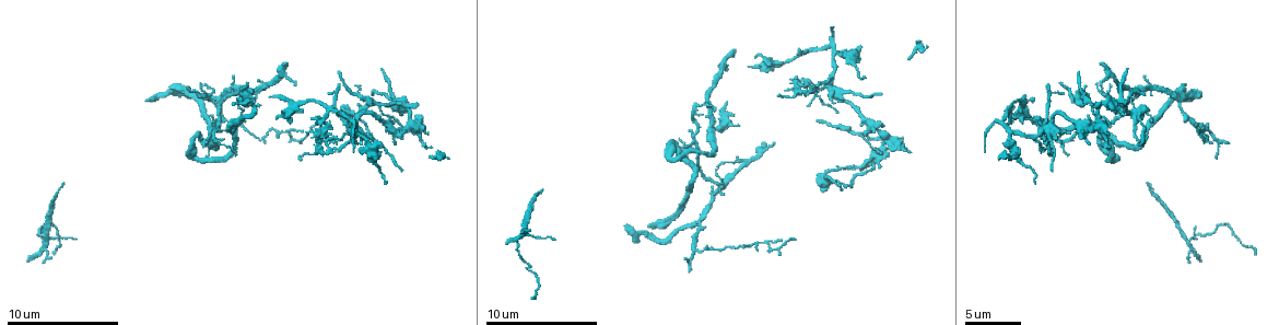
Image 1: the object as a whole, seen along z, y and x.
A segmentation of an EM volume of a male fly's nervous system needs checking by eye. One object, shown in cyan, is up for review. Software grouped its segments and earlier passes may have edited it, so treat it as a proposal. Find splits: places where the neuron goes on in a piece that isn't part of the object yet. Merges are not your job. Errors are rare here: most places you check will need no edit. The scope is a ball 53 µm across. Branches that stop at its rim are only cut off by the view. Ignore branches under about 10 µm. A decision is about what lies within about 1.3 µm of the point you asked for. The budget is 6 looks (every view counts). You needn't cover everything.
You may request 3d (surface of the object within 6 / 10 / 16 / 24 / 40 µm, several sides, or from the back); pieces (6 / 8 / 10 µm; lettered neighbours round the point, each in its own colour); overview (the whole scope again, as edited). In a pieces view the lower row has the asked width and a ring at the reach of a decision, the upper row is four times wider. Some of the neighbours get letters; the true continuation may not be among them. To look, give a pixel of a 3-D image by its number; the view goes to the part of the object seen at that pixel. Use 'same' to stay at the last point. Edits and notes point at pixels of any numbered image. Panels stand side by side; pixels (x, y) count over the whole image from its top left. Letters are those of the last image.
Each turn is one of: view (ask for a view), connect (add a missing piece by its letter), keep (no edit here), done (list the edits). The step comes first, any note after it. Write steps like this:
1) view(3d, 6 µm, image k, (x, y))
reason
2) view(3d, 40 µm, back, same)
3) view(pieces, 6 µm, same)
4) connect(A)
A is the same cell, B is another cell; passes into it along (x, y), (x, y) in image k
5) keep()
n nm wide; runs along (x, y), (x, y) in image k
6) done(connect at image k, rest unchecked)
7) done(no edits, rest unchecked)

view(3d, 6 µm, image 1, (1197, 124))
end of a long branch

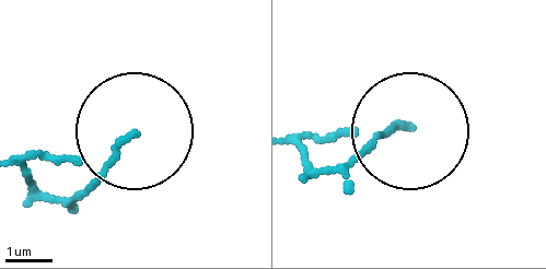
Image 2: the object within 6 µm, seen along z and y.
view(pieces, 8 µm, image 2, (130, 138))
see the neighbours

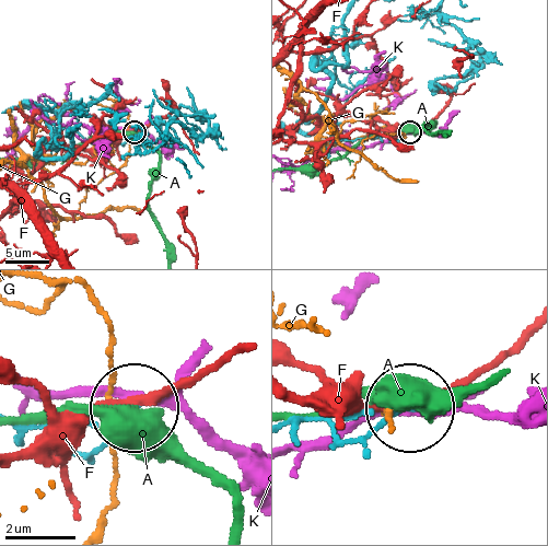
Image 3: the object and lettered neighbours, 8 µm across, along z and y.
keep()
A, F, G and K are other cells; runs along (15, 425), (86, 451), (127, 410) in image 3; no lettered piece goes on from it

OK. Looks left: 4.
view(pieces, 8 µm, image 1, (205, 156))
thin end

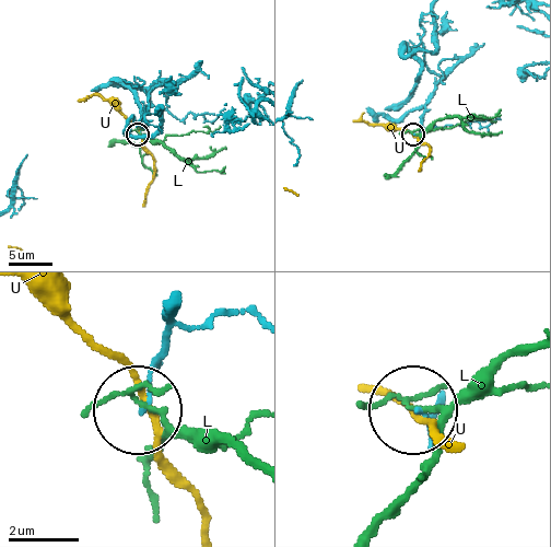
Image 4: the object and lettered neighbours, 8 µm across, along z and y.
keep()
L and U are other cells; runs along (178, 294), (145, 406) in image 4; none of them fits

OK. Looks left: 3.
view(3d, 10 µm, image 1, (1150, 118))
thin end

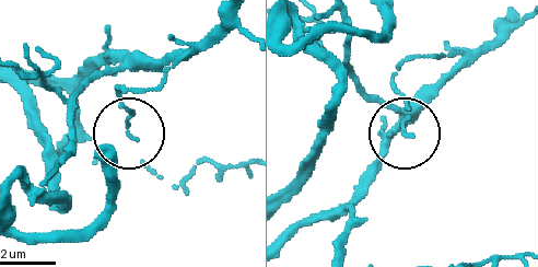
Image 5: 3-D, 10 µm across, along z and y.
view(pieces, 6 µm, image 5, (135, 137))
see the neighbours

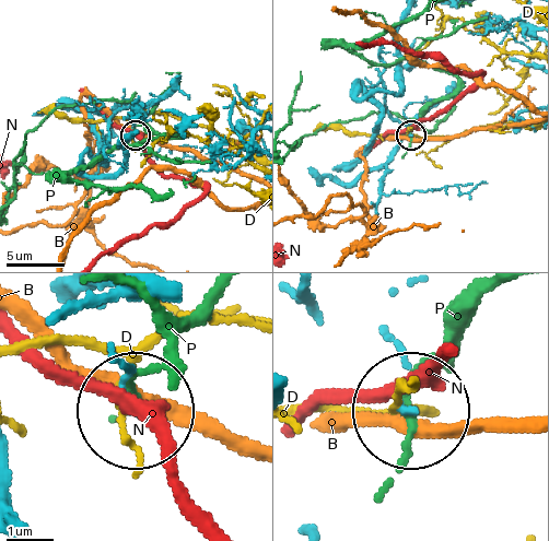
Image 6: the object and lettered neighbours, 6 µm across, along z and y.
keep()
B, D, N and P are other cells; runs along (395, 334), (407, 357), (403, 404) in image 6; no lettered piece goes on from it

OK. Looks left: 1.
done(no edits, rest unchecked)

